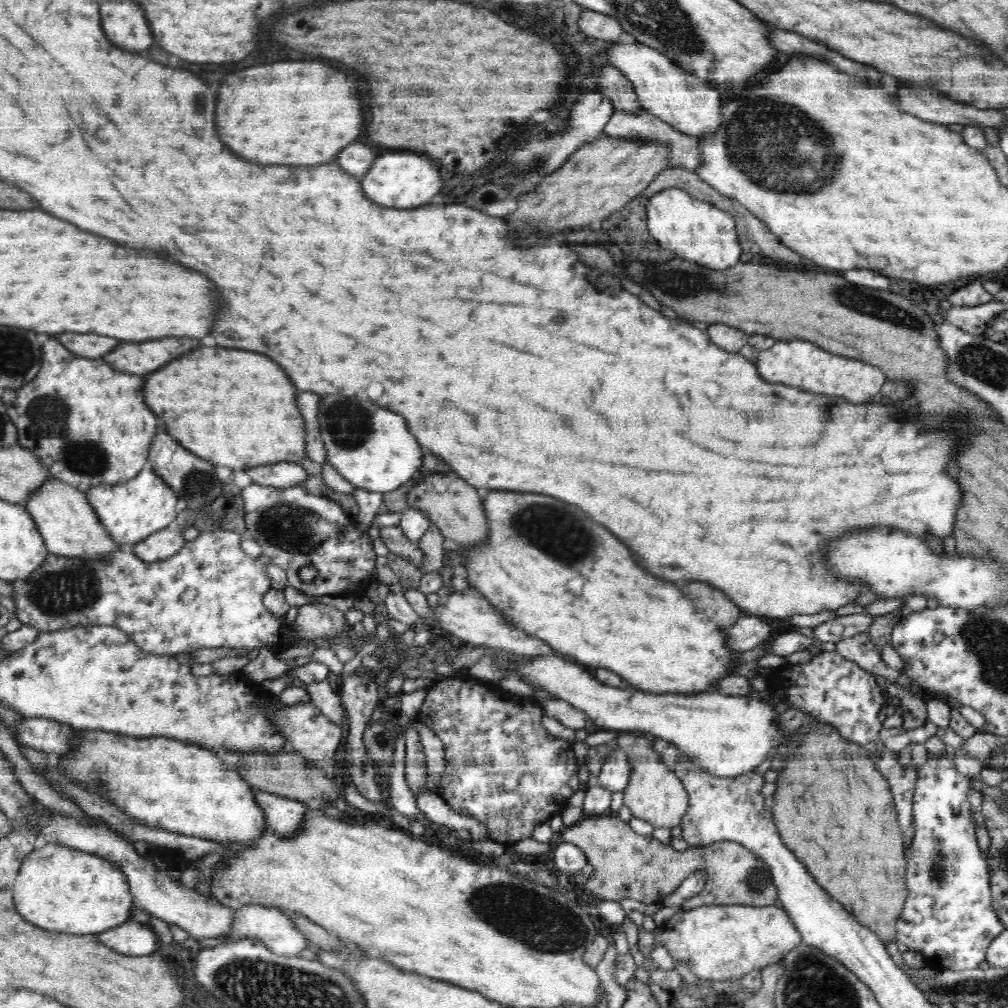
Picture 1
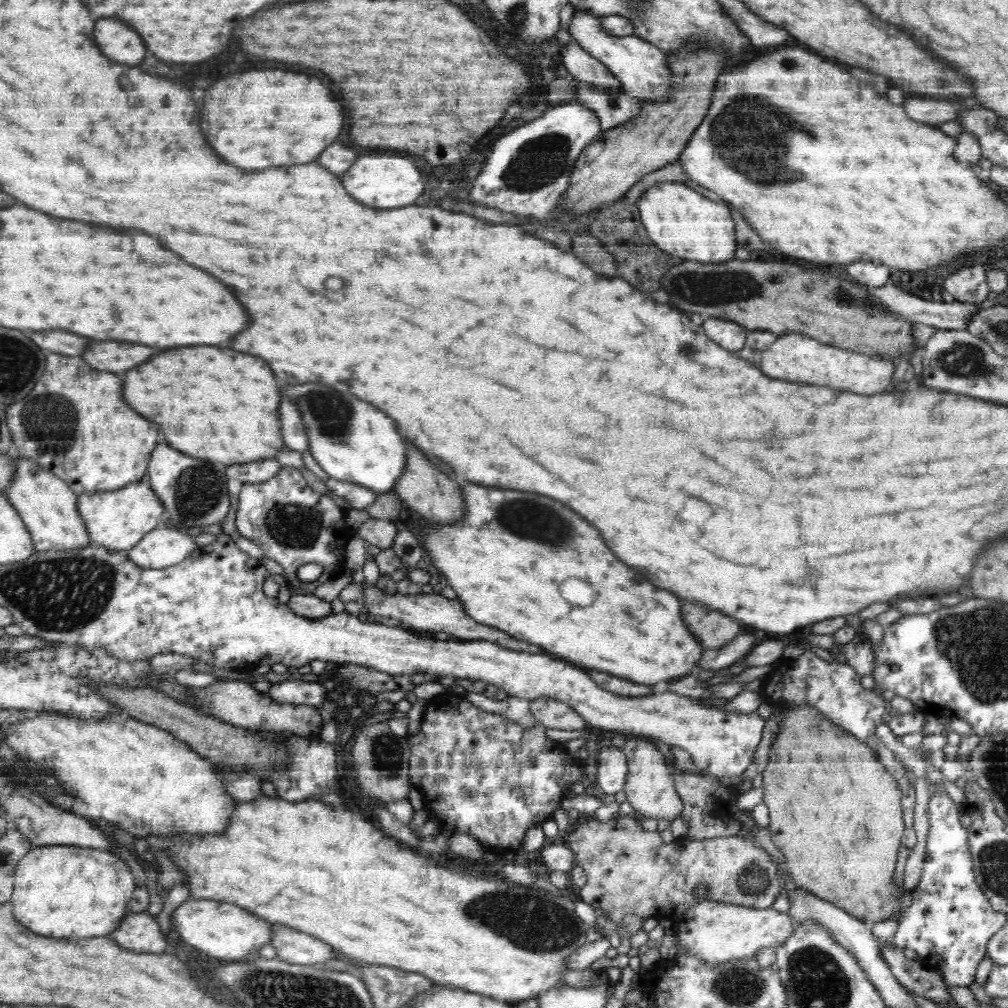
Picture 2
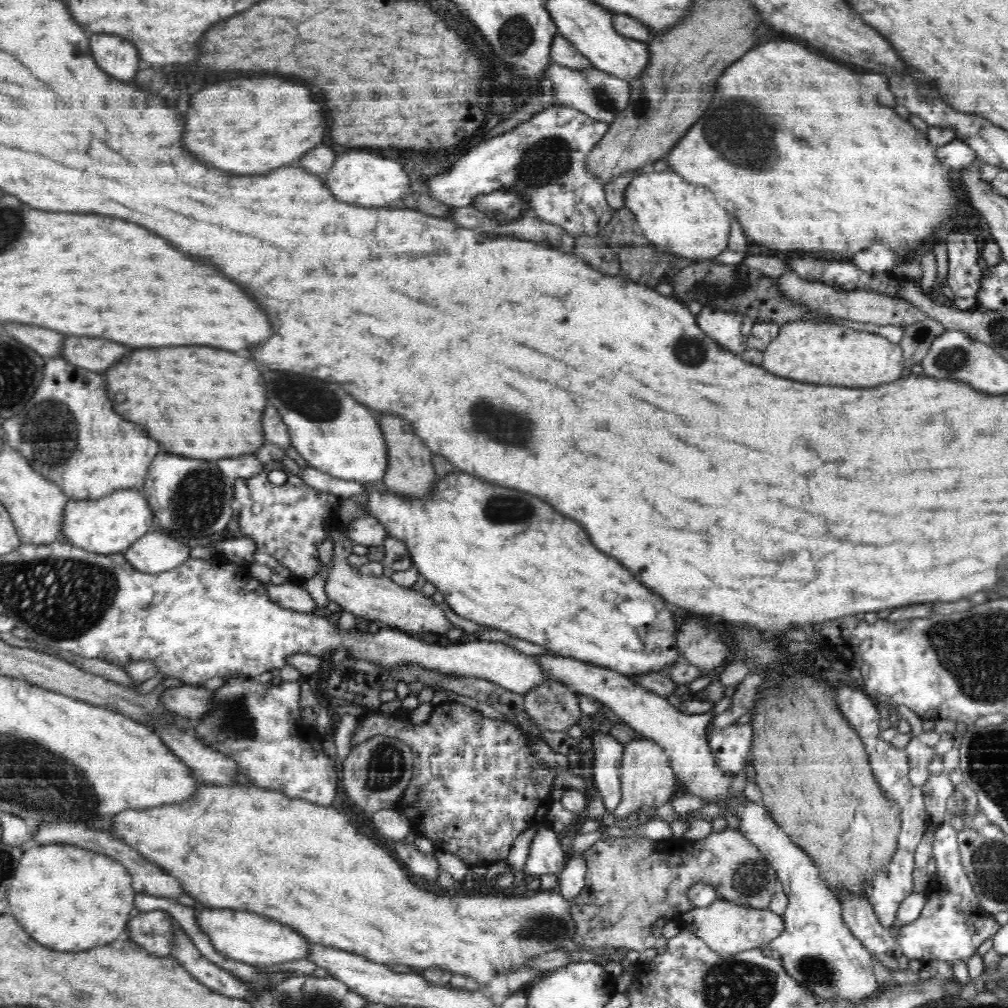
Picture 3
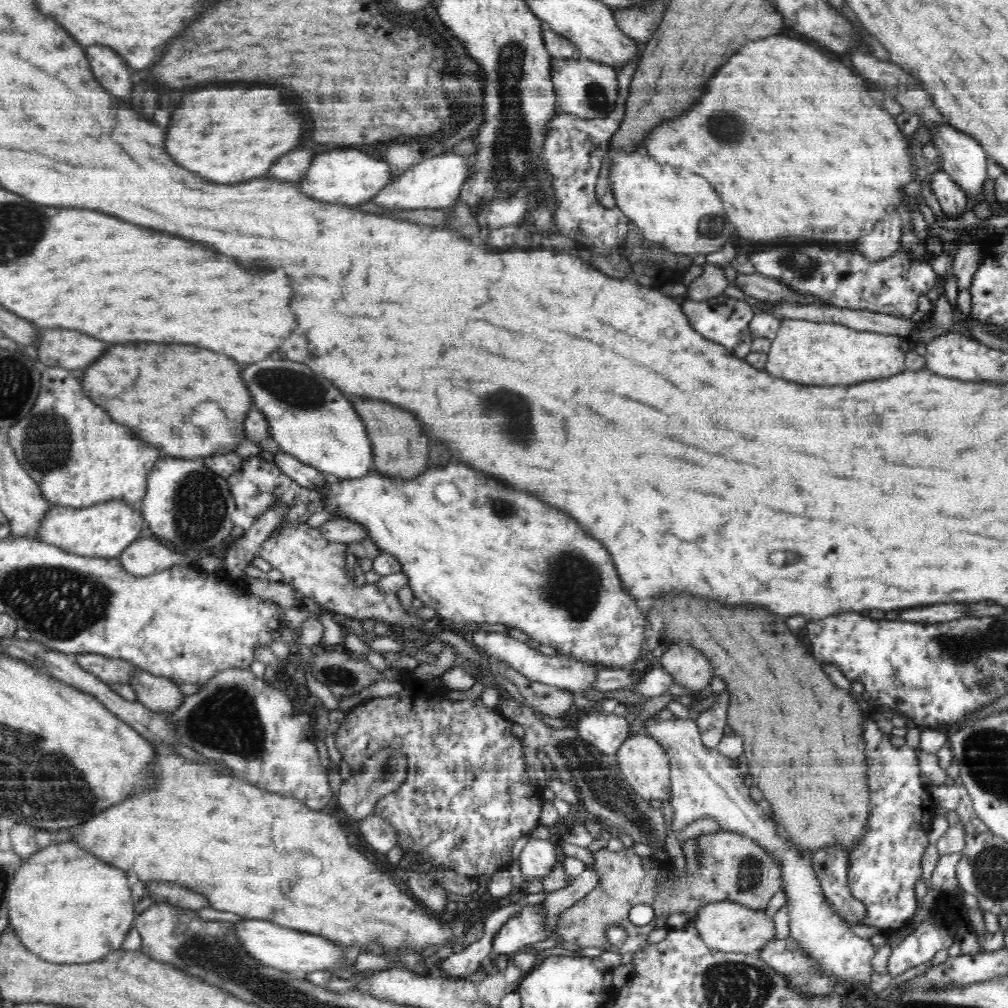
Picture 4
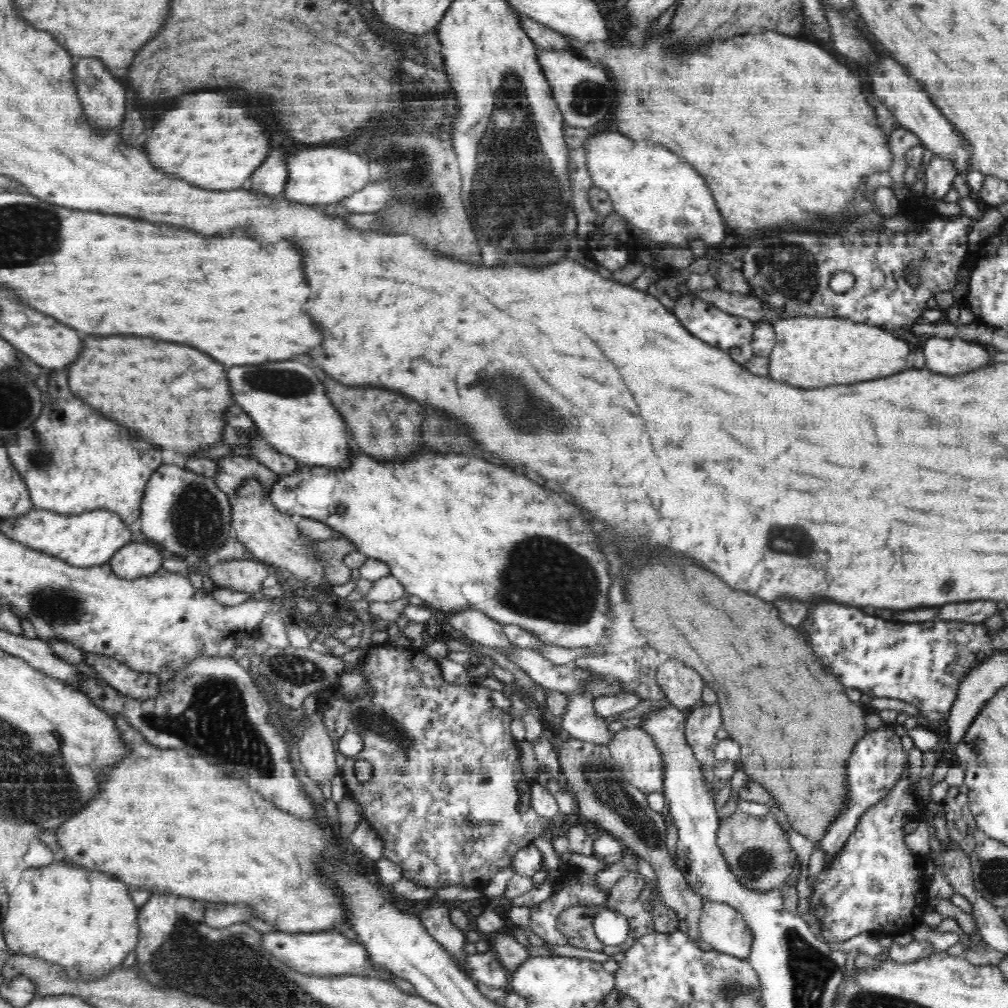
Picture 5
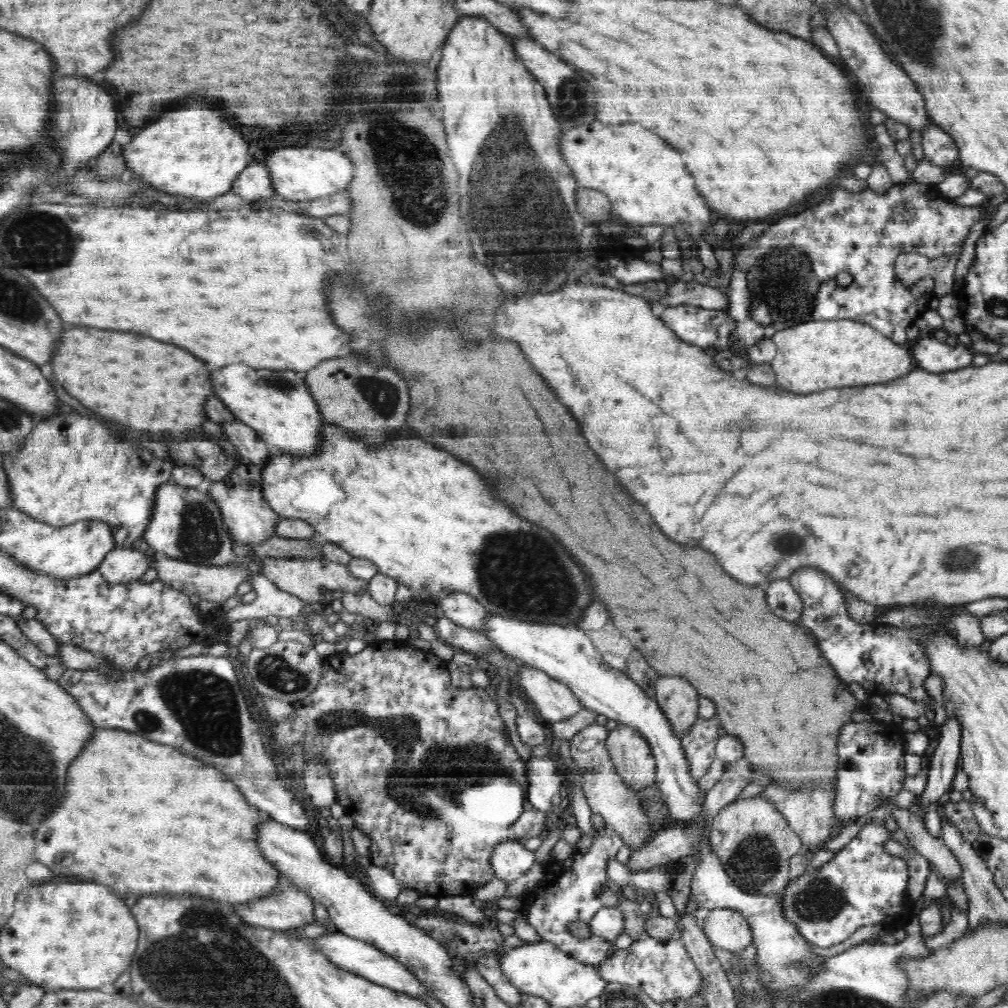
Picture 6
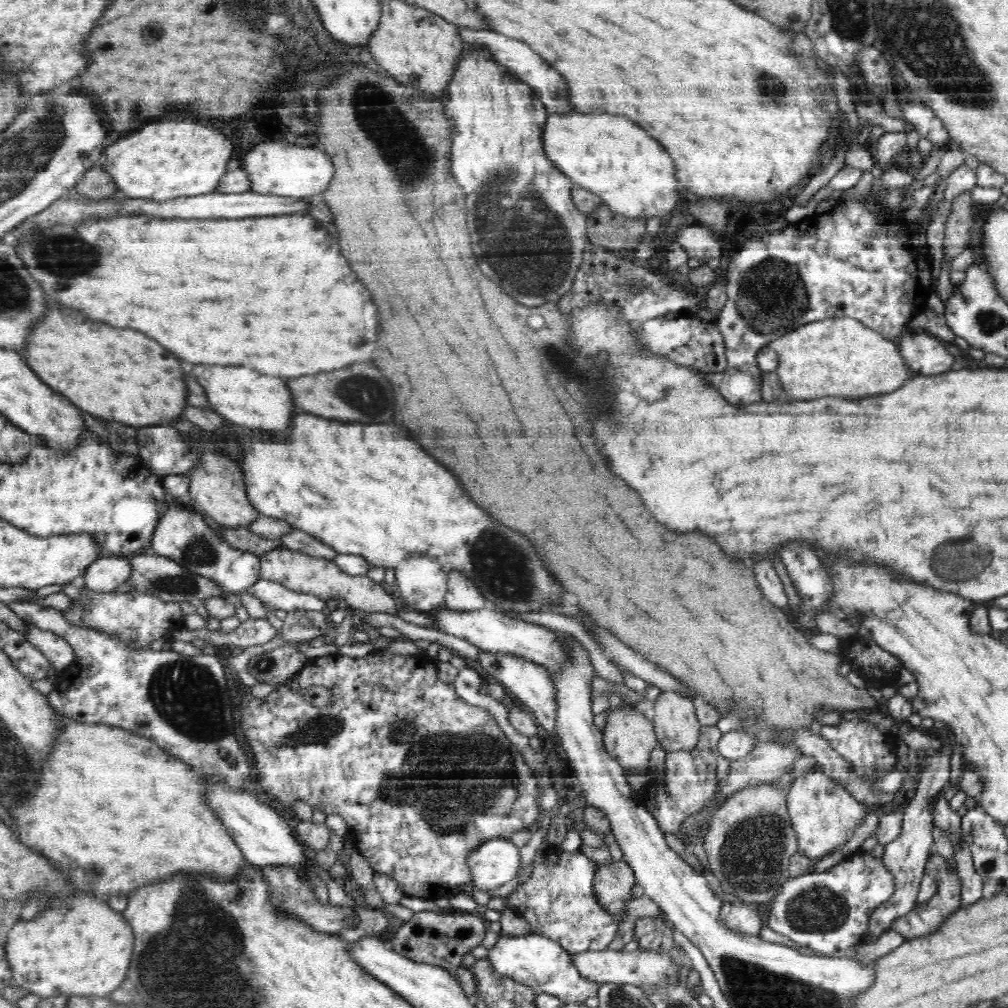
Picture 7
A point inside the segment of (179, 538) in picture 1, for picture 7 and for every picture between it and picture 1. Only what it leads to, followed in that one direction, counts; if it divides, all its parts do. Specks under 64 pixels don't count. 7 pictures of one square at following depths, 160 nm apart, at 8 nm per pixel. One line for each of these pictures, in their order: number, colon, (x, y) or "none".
2: (160, 548)
3: (156, 552)
4: (145, 556)
5: (136, 559)
6: (121, 565)
7: (107, 573)

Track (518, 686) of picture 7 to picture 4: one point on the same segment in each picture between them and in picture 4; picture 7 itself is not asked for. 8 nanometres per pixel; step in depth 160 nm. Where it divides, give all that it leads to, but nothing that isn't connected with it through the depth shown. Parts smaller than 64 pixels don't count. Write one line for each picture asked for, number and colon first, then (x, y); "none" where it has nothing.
4: (607, 732)
5: (579, 719)
6: (555, 701)

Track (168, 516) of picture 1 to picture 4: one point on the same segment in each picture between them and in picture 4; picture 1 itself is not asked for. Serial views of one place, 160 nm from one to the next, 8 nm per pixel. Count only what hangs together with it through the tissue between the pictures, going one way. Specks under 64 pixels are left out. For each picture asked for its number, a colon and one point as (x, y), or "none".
2: (116, 520)
3: (111, 524)
4: (101, 530)

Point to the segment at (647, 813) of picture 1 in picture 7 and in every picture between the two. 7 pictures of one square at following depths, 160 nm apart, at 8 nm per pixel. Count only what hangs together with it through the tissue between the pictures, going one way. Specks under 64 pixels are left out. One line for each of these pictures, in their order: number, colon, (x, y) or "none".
2: (649, 787)
3: (647, 779)
4: (643, 762)
5: (639, 758)
6: (631, 754)
7: (628, 737)

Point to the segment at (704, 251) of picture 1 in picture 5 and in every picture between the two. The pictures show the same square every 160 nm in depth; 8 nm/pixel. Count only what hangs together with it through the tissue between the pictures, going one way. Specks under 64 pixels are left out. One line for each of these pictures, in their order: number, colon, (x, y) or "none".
2: (679, 220)
3: (682, 218)
4: (681, 211)
5: (669, 200)

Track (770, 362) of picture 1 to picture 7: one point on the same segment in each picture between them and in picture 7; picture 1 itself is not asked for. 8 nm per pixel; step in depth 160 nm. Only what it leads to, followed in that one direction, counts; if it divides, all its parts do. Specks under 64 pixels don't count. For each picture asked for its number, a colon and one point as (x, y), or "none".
2: (795, 358)
3: (802, 351)
4: (806, 351)
5: (811, 352)
6: (817, 354)
7: (839, 356)

